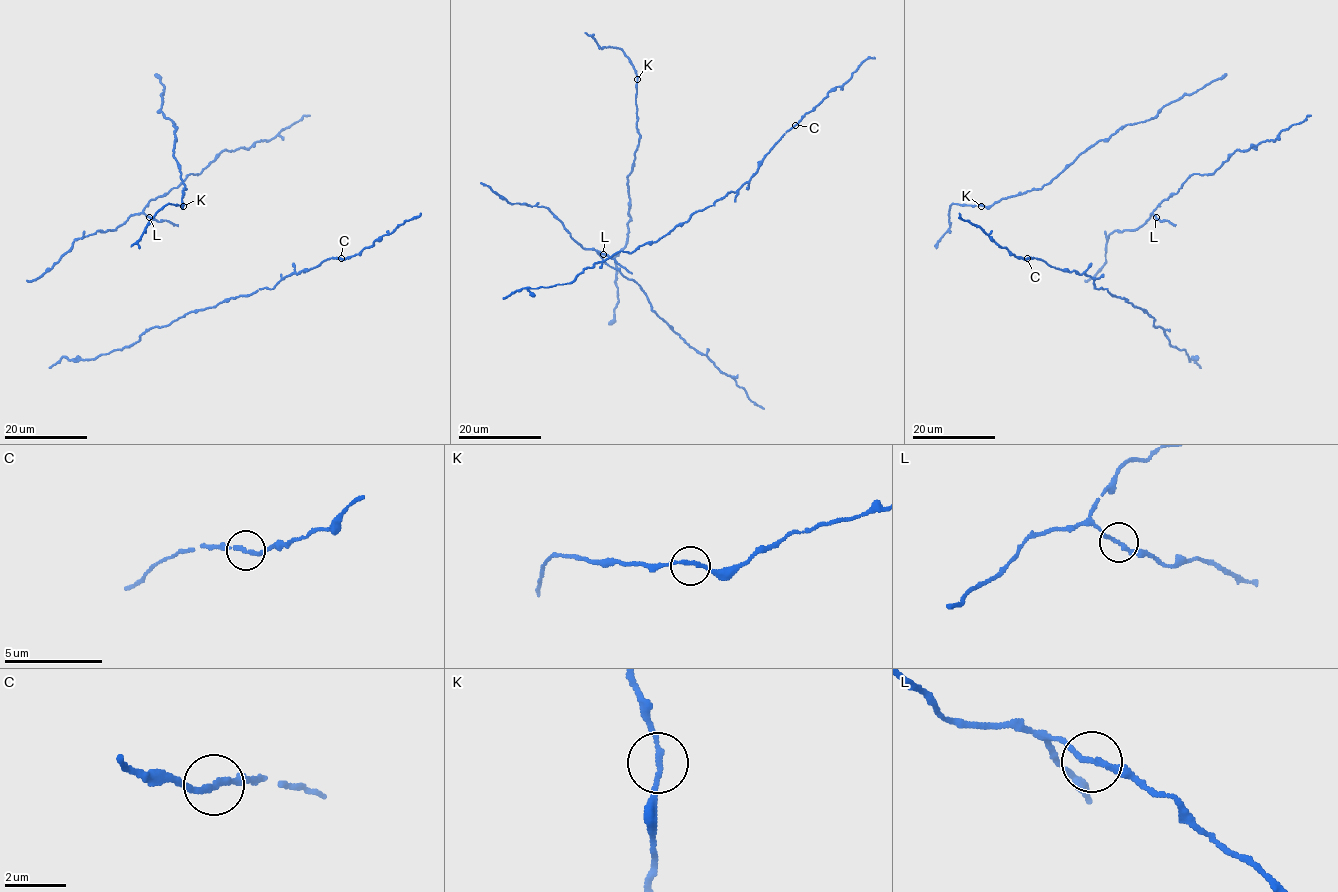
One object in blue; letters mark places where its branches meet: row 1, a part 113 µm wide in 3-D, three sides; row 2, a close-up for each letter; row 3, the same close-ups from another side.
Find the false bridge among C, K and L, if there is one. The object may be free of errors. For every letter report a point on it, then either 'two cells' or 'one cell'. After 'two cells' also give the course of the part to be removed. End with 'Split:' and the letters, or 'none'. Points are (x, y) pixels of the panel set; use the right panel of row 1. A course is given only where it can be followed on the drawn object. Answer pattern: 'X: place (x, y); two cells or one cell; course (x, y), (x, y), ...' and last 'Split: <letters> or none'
C: place (1027, 258); one cell
K: place (981, 206); one cell
L: place (1156, 217); one cell
Split: none

